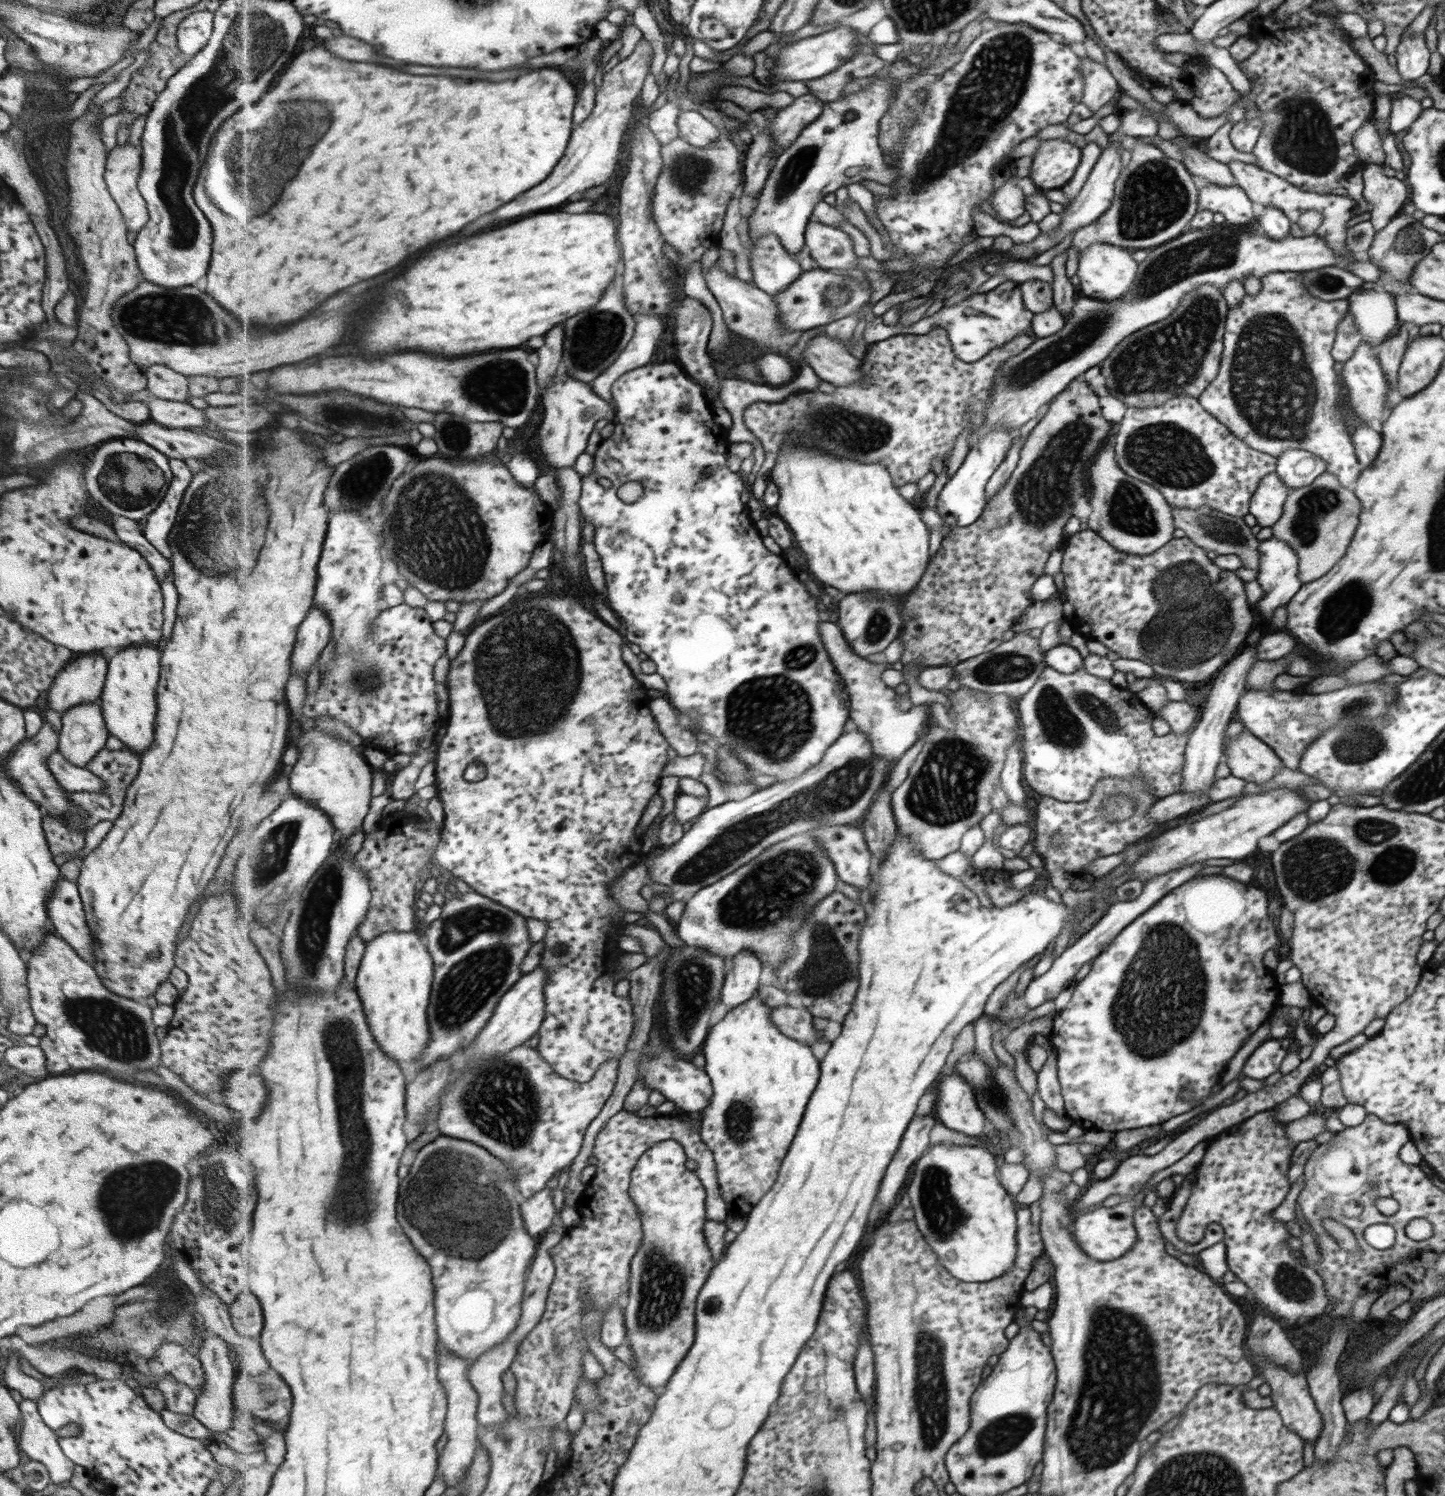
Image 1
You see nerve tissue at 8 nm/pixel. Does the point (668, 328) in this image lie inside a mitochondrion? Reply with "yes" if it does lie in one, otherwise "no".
no

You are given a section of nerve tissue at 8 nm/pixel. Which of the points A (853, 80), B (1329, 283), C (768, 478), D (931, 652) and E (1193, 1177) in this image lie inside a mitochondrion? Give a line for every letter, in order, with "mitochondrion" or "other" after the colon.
A: other
B: mitochondrion
C: other
D: other
E: other

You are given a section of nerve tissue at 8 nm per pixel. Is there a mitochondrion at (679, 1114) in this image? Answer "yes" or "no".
no

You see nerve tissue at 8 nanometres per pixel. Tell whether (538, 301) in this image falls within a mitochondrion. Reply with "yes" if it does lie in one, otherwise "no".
no

